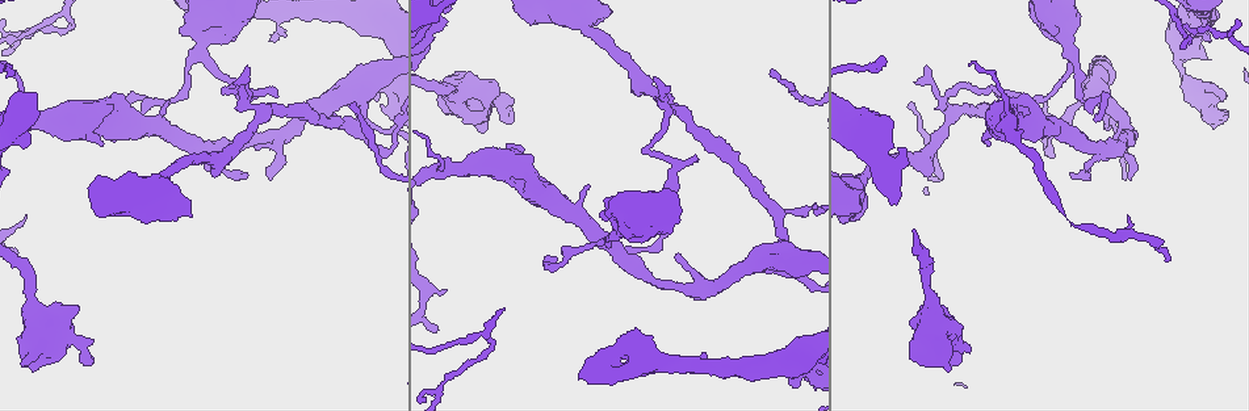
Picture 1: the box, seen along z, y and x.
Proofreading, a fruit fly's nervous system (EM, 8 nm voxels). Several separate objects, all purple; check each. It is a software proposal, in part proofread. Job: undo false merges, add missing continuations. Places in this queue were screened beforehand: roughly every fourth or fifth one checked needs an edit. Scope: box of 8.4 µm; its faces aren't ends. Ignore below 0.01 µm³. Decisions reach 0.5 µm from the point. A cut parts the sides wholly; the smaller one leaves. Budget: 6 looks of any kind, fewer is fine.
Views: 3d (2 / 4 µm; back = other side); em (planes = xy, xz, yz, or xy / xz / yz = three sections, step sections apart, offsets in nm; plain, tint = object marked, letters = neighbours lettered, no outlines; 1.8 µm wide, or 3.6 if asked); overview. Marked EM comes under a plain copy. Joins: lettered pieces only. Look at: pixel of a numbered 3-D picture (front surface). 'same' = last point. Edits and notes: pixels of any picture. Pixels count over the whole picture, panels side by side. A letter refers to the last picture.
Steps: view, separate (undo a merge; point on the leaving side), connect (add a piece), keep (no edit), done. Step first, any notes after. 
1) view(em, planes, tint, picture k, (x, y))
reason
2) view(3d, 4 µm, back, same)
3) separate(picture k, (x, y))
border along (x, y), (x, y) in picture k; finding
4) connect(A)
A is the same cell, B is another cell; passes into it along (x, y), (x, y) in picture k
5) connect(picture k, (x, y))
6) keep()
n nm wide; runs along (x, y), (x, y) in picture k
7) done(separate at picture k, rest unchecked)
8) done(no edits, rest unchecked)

view(3d, 2 µm, picture 1, (494, 94))
thick end

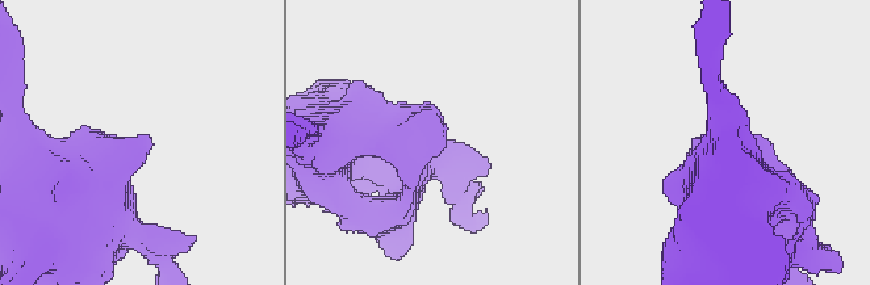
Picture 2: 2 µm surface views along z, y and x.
view(em, xy, step 4, tint, picture 2, (138, 141))

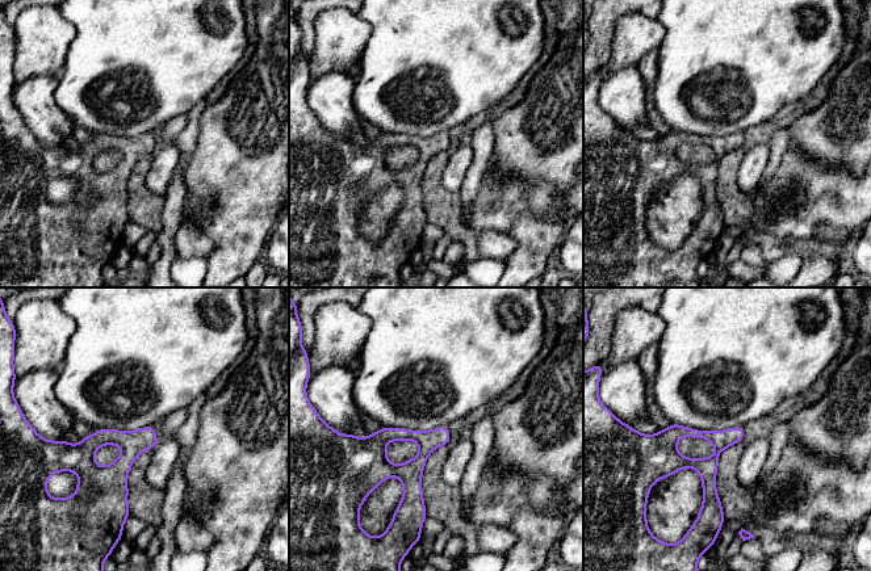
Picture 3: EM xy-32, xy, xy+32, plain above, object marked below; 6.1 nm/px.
view(em, planes, letters, same)

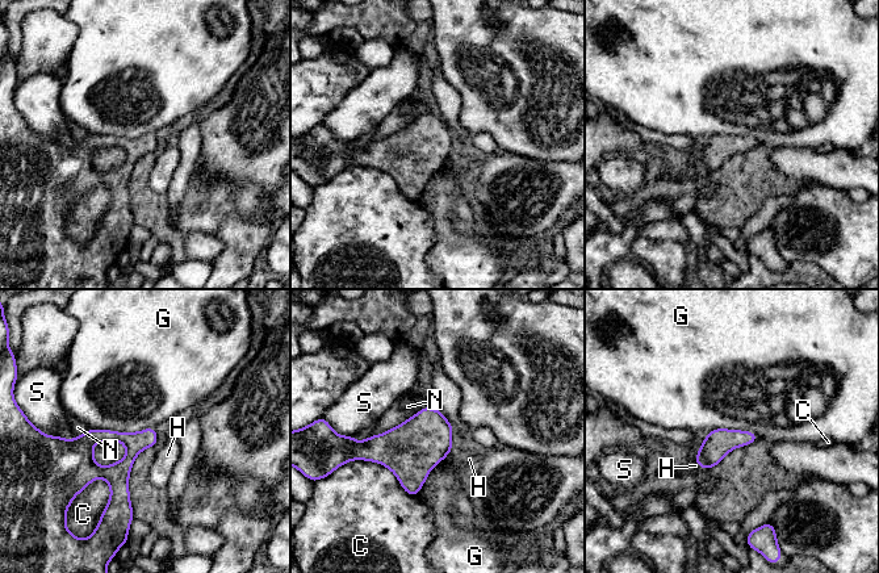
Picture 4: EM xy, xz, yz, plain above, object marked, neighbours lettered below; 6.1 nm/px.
keep()
C, G, H, N and S are other cells; runs along (65, 443), (120, 488), (130, 514) in picture 4; none of them fits

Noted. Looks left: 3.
view(em, 3.6 µm, planes, letters, picture 1, (1130, 218))
tapers out

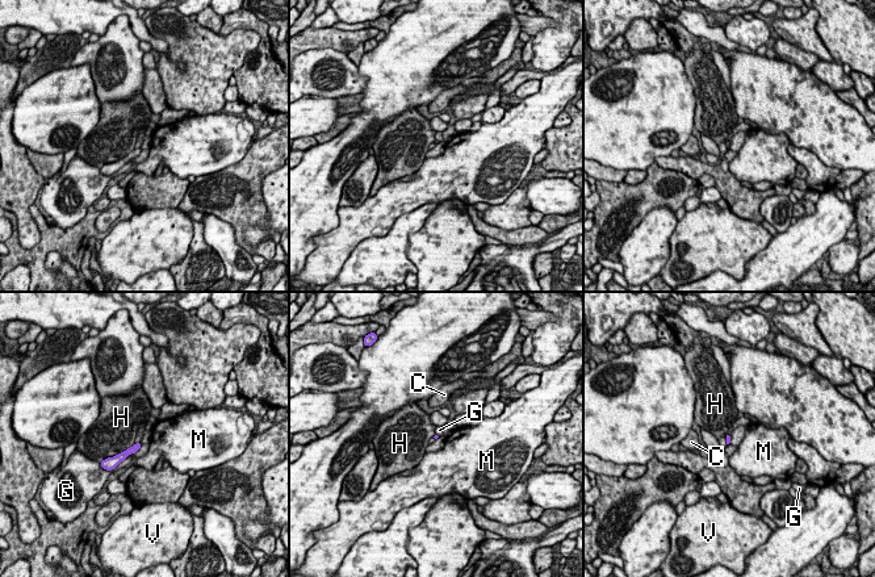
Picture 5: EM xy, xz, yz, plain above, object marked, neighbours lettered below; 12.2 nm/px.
keep()
H touches over 480 nm; C, G, H, M and V are other cells; no lettered piece goes on from it

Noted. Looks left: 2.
view(em, planes, letters, picture 1, (1088, 92))

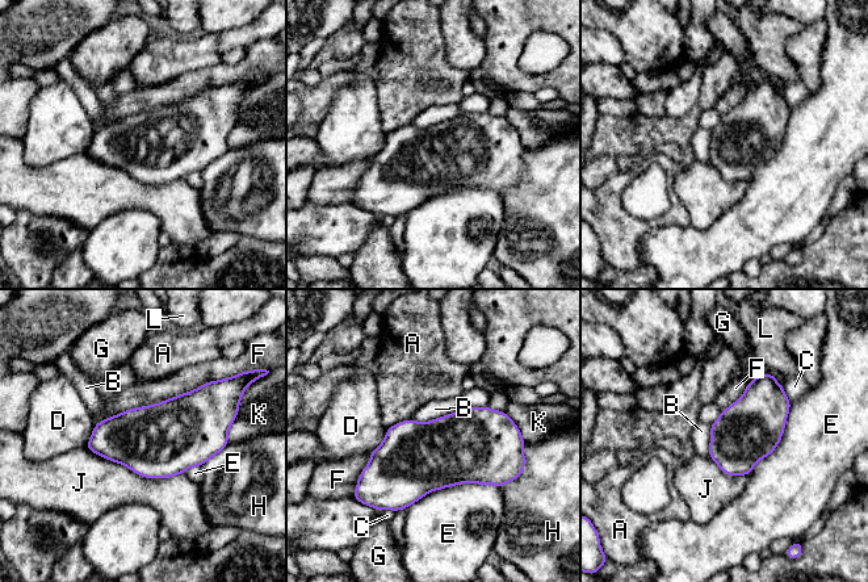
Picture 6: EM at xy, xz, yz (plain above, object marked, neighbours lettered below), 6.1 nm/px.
keep()
380 nm wide; A, B, C, D, E, F, G, H, J, K and L are other cells; border along (460, 409), (424, 422), (411, 419) in picture 6; all the same cell

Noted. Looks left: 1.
done(no edits, rest unchecked)

